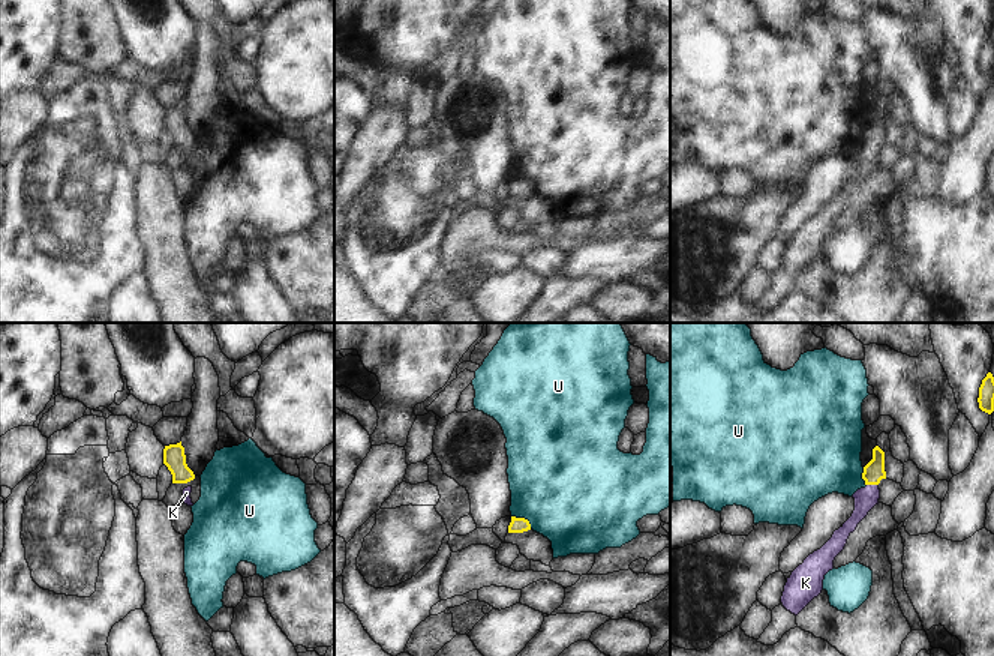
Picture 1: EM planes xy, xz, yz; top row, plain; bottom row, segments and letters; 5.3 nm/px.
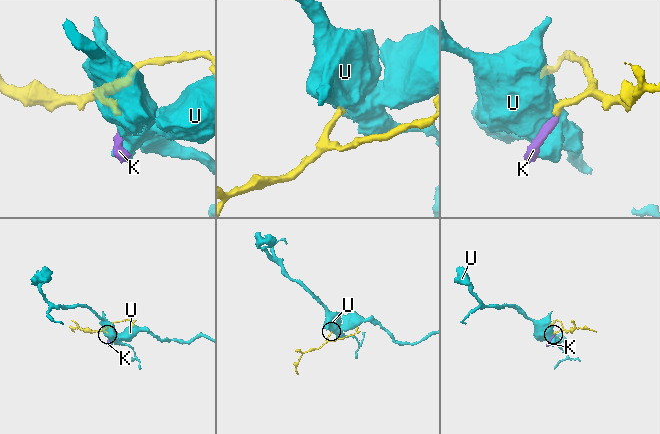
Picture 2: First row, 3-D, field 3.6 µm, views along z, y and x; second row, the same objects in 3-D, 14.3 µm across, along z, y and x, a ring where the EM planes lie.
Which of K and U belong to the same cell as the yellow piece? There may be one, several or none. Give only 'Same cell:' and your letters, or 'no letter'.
Same cell: K

